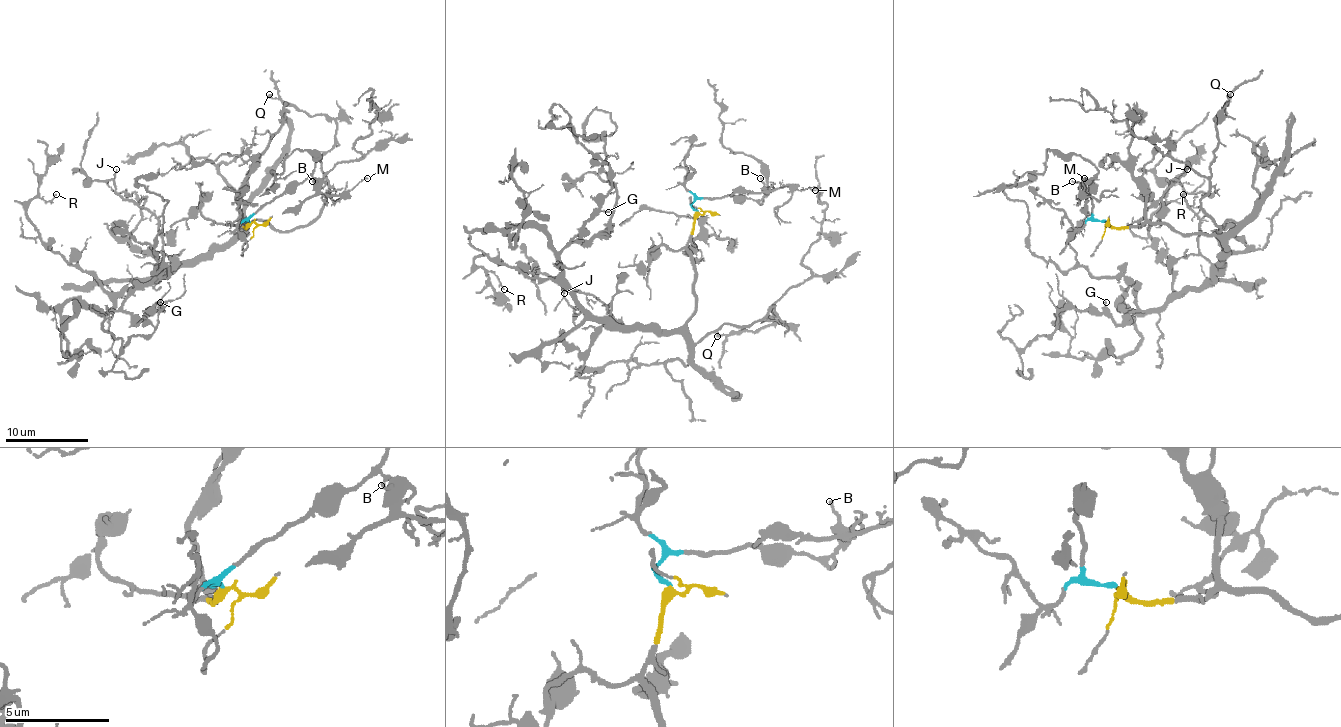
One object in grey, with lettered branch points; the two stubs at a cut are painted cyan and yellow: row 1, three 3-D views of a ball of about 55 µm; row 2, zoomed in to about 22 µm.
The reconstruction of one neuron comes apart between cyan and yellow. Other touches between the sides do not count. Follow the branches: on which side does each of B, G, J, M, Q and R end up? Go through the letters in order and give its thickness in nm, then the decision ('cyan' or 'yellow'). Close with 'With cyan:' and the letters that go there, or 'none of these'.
B: calibre 100 nm; cyan
G: calibre 120 nm; yellow
J: calibre 130 nm; yellow
M: calibre 110 nm; cyan
Q: calibre 260 nm; yellow
R: calibre 100 nm; yellow
With cyan: B, M

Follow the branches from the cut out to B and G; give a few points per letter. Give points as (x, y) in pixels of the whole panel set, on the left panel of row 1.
B: (250, 220), (243, 220), (312, 177), (316, 181), (312, 181)
G: (250, 222), (229, 243), (158, 268), (112, 310), (137, 324), (160, 301)

